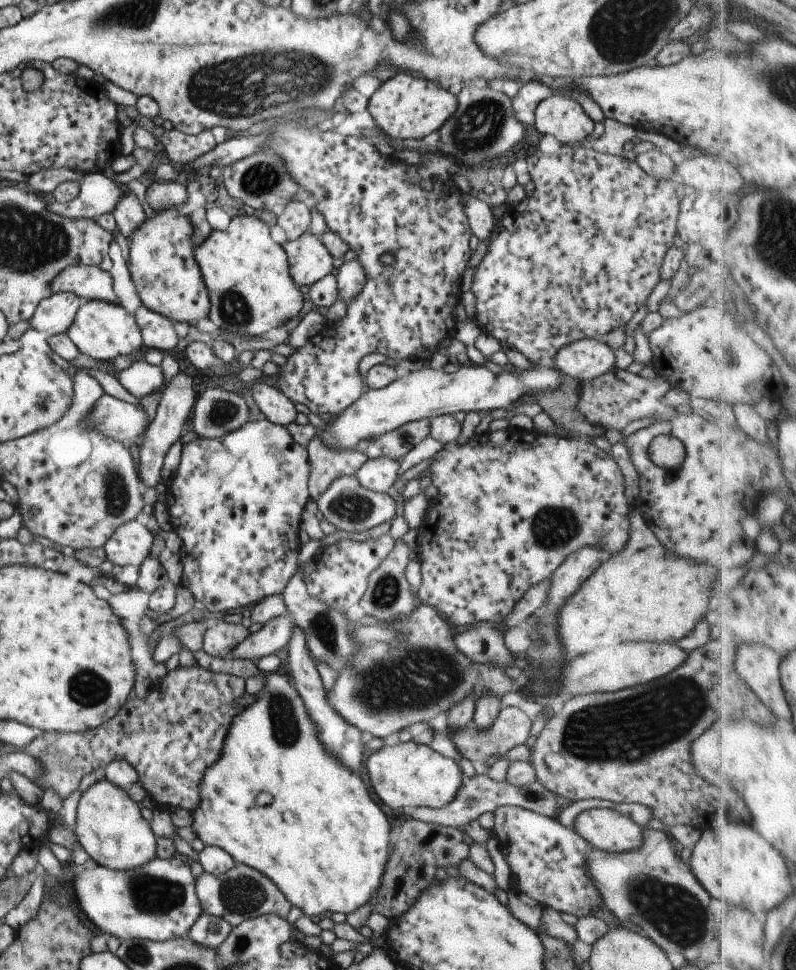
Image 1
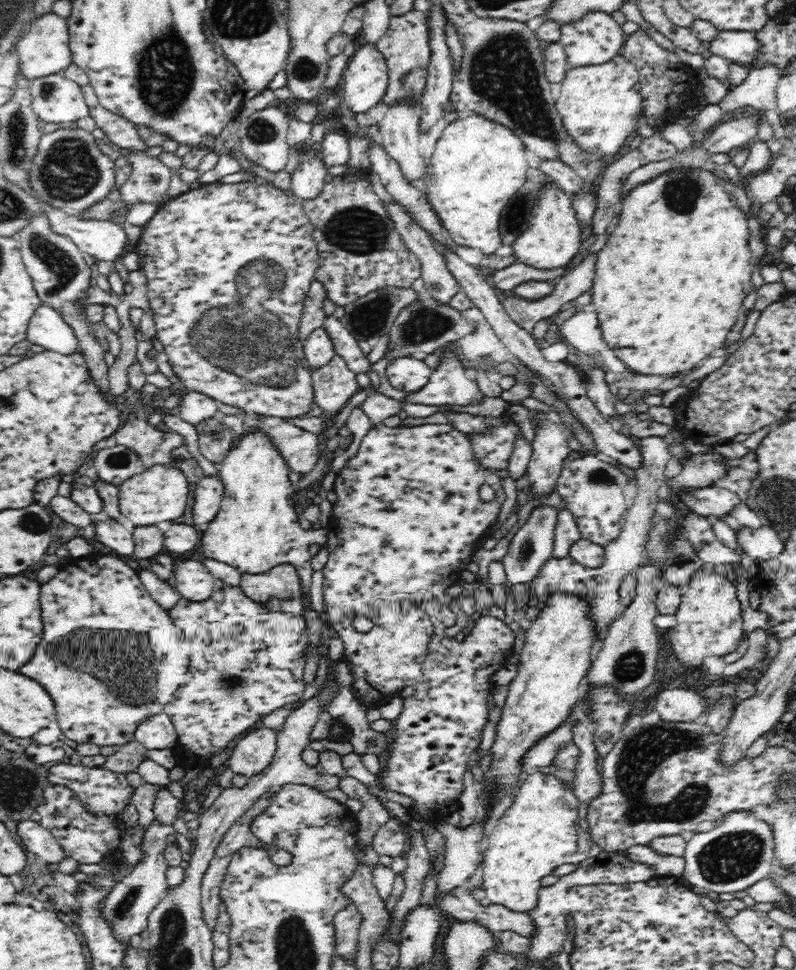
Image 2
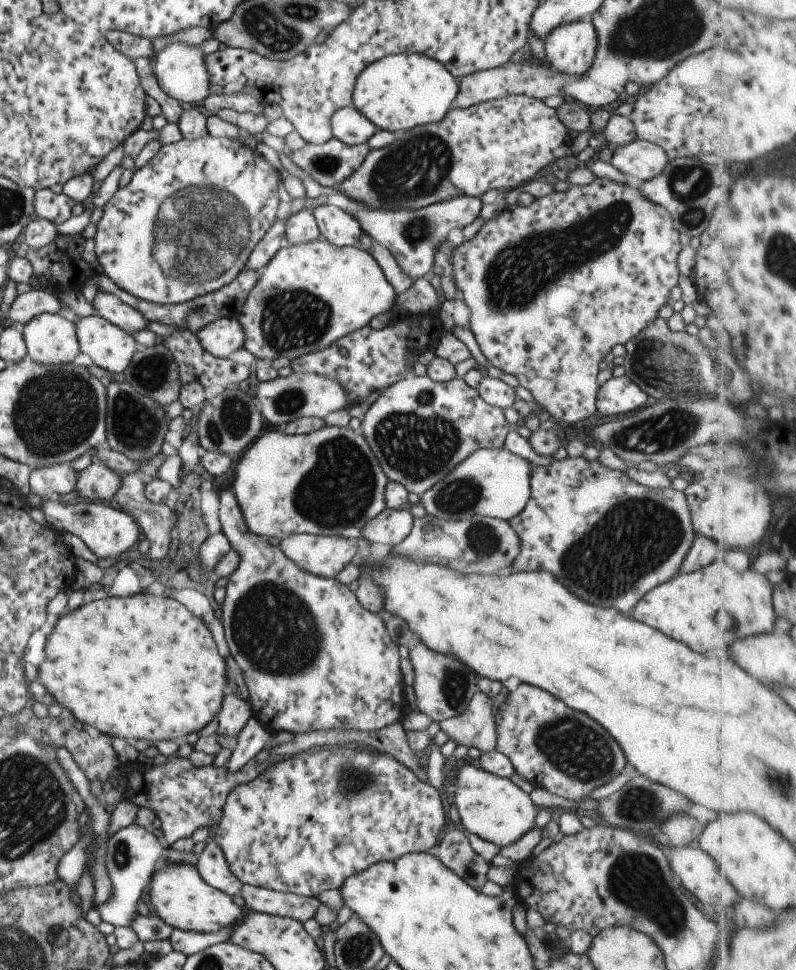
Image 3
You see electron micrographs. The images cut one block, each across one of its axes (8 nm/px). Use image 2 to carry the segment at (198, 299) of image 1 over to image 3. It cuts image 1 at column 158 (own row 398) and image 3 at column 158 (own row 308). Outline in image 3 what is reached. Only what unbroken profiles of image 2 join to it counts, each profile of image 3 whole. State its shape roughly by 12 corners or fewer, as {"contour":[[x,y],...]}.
{"contour":[[236,139],[163,145],[102,207],[97,266],[165,306],[215,292],[277,220]]}

